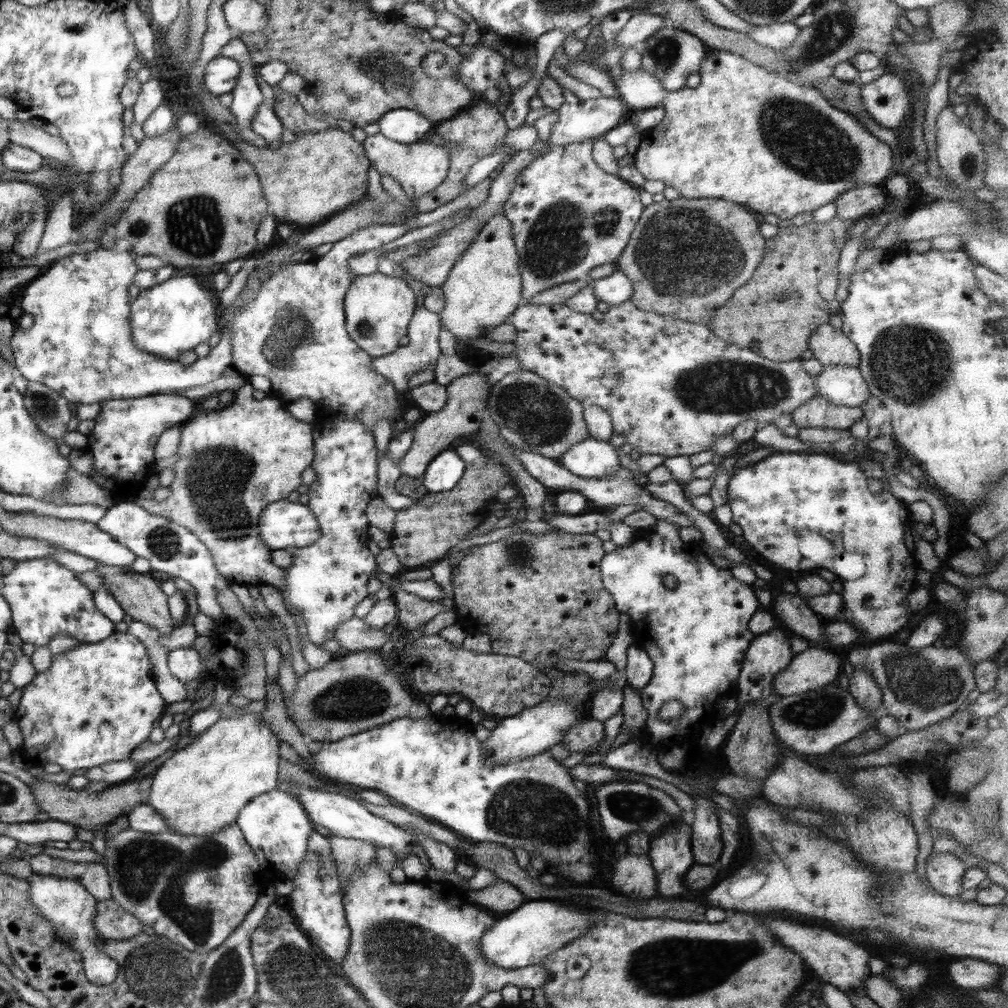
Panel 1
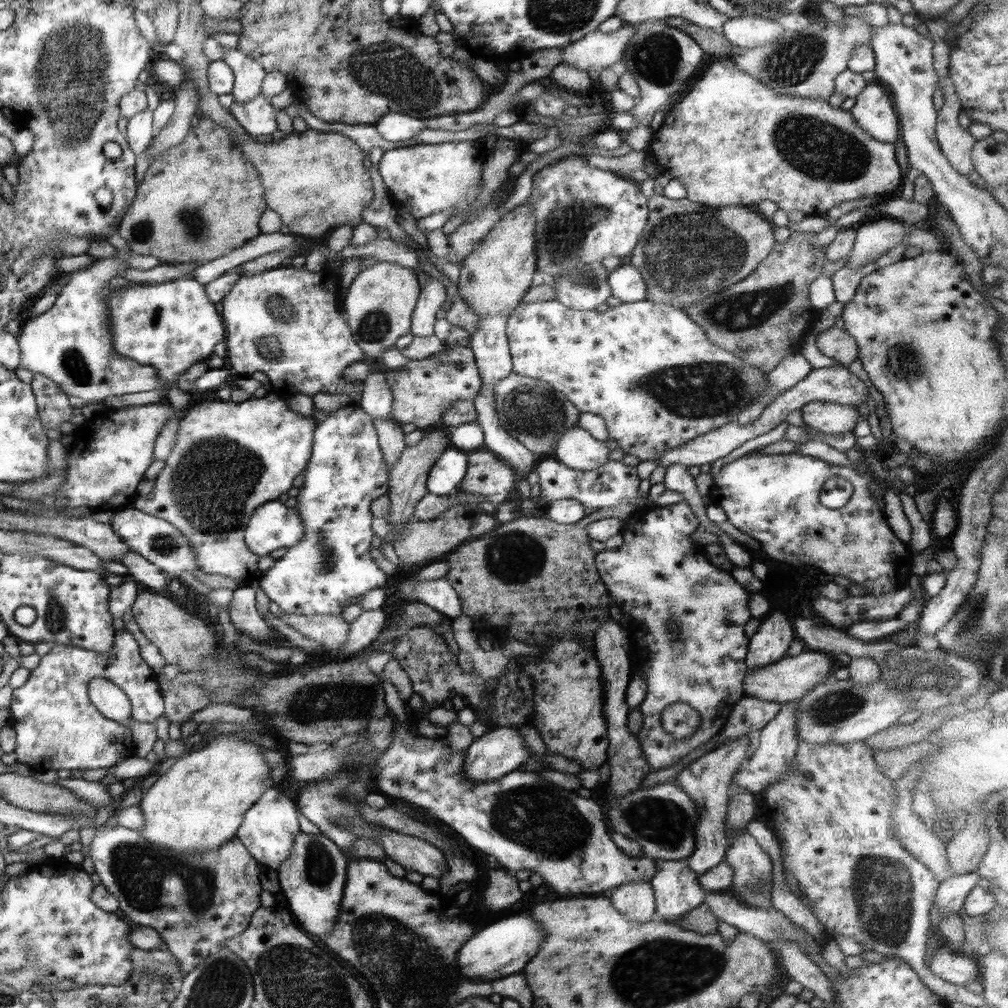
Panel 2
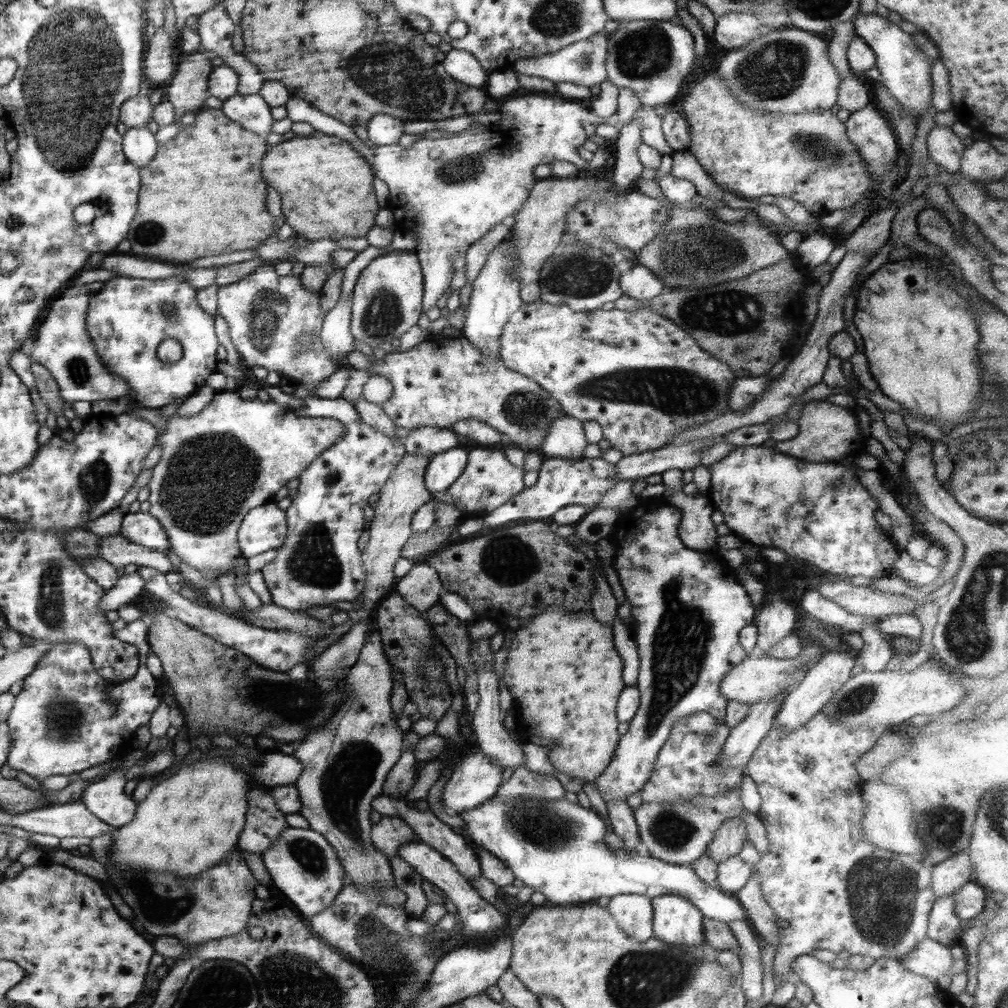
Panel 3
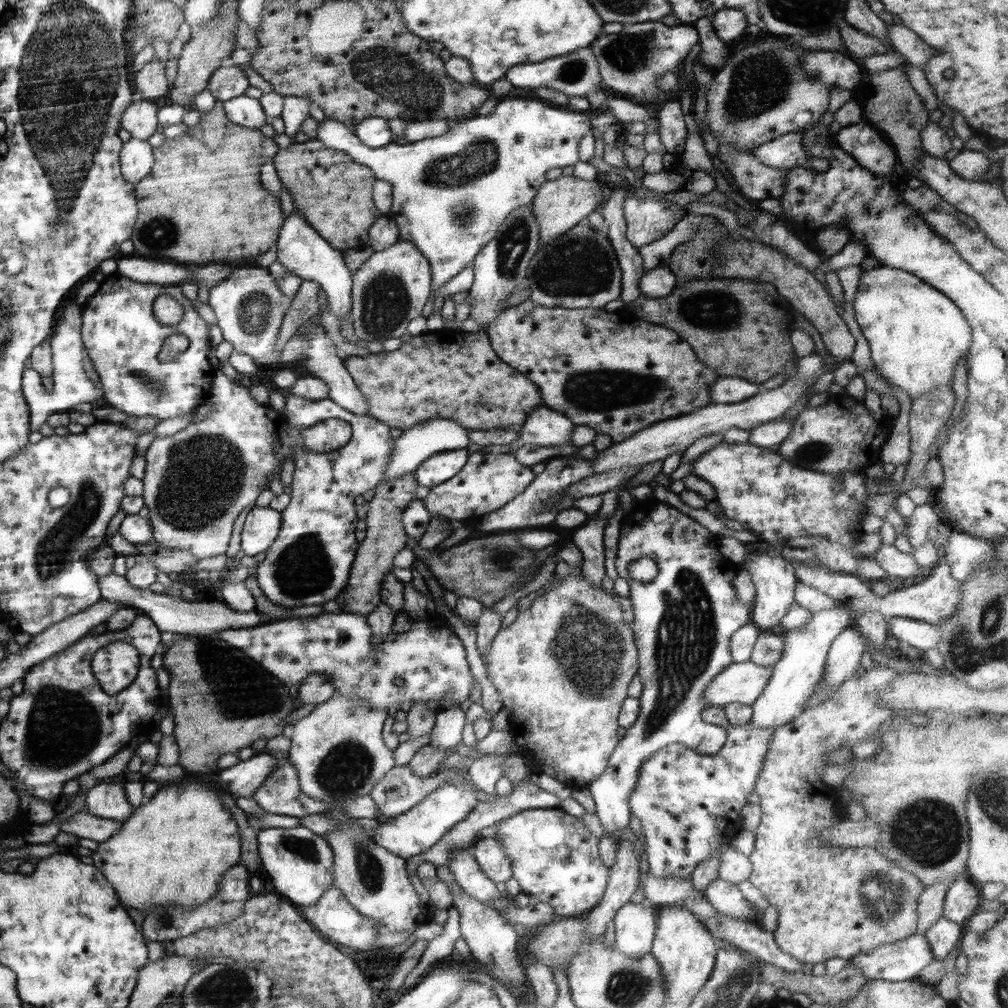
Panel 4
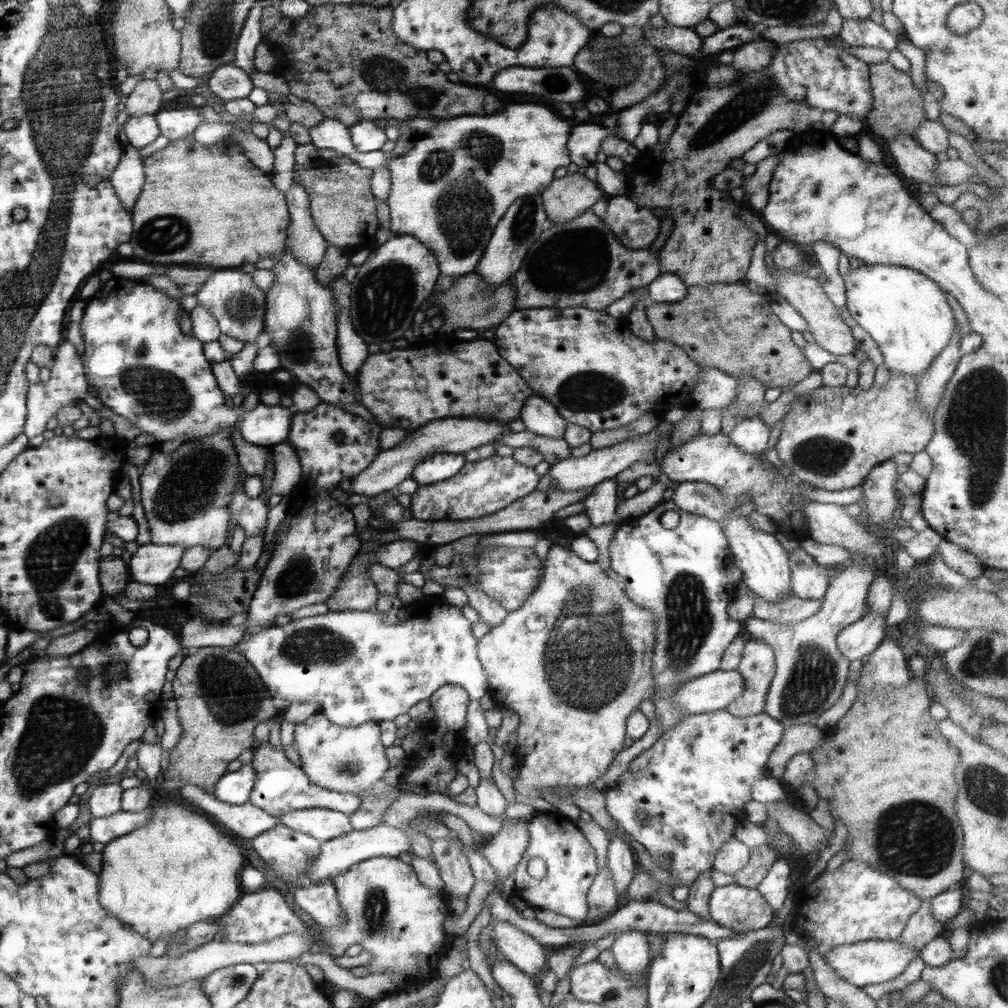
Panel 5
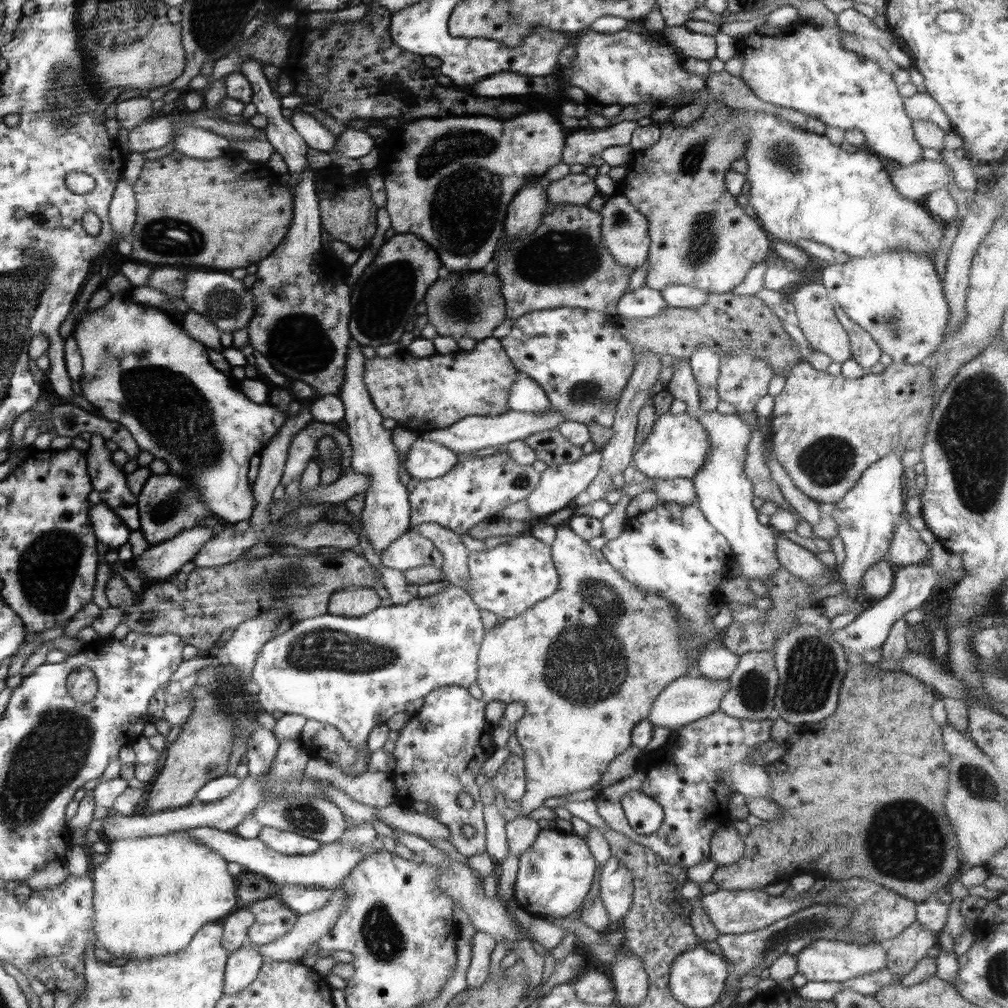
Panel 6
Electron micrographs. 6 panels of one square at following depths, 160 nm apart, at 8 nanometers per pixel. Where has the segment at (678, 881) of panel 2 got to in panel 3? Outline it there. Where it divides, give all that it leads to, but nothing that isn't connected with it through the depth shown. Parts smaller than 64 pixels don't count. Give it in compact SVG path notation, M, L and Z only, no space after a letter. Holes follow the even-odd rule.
M666 893L651 899L653 936L673 945L698 946L705 942L703 914L686 897Z

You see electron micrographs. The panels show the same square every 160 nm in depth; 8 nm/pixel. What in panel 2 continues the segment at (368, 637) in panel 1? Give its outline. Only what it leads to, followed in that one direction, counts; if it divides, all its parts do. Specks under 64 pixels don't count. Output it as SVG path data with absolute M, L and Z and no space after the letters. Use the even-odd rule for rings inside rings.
M283 612L279 617L300 634L315 640L330 650L342 648L348 640L350 623L341 616L304 616Z

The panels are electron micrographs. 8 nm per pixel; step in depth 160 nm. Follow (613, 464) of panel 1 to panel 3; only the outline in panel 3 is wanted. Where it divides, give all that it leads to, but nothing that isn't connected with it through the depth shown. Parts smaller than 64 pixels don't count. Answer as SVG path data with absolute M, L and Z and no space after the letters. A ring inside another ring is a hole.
M563 413L550 425L540 449L549 458L582 459L589 445L583 420Z

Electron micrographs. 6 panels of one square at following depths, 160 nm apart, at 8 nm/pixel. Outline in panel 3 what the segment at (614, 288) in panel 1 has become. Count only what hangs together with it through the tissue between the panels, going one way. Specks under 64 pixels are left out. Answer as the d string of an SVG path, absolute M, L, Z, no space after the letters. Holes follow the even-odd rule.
M641 265L634 266L632 269L628 267L623 269L620 276L620 289L625 296L642 302L656 299L667 291L664 283Z

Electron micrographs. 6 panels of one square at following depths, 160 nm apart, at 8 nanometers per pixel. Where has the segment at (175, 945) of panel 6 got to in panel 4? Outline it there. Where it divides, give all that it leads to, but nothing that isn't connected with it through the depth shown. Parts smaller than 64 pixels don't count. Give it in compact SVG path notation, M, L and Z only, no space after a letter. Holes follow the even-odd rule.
M188 776L184 782L171 784L170 786L165 785L159 789L158 792L150 798L150 802L145 802L140 808L133 810L132 815L123 822L120 831L107 841L98 843L97 848L92 851L92 856L90 857L93 862L92 865L96 869L101 870L106 880L110 880L110 885L112 885L117 892L117 896L119 900L122 901L122 904L127 904L130 908L140 910L145 916L150 912L149 908L155 907L156 905L168 905L172 903L186 908L198 906L206 902L217 893L217 888L220 886L224 874L226 874L230 868L240 864L240 832L238 831L238 824L234 818L230 816L230 810L224 808L222 800L220 800L220 794L218 794L222 794L224 791L218 788L216 782L212 784L210 780L198 780L192 776Z

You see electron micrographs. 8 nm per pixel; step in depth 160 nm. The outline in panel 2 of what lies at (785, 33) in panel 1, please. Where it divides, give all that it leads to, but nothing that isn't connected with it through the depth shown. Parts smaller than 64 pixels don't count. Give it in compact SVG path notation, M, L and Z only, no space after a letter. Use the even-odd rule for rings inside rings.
M759 17L729 18L723 24L724 36L742 50L774 42L785 29L776 20Z

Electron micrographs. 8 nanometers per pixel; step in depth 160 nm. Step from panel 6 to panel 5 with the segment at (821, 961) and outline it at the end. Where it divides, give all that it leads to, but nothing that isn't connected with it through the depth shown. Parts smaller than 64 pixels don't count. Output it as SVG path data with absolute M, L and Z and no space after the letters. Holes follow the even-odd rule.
M863 940L856 944L845 944L829 950L823 956L833 967L840 978L845 978L850 984L863 987L868 984L882 984L898 978L908 964L919 954L898 940Z

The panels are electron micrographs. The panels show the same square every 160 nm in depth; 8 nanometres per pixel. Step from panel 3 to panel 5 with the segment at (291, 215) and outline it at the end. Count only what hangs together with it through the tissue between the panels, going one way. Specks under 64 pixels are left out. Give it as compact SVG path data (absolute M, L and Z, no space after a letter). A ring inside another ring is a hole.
M317 158L313 163L293 166L293 182L301 187L309 196L309 209L316 228L322 236L336 248L355 252L361 249L375 251L376 231L379 229L377 219L377 199L371 191L373 170L352 162L350 159Z

